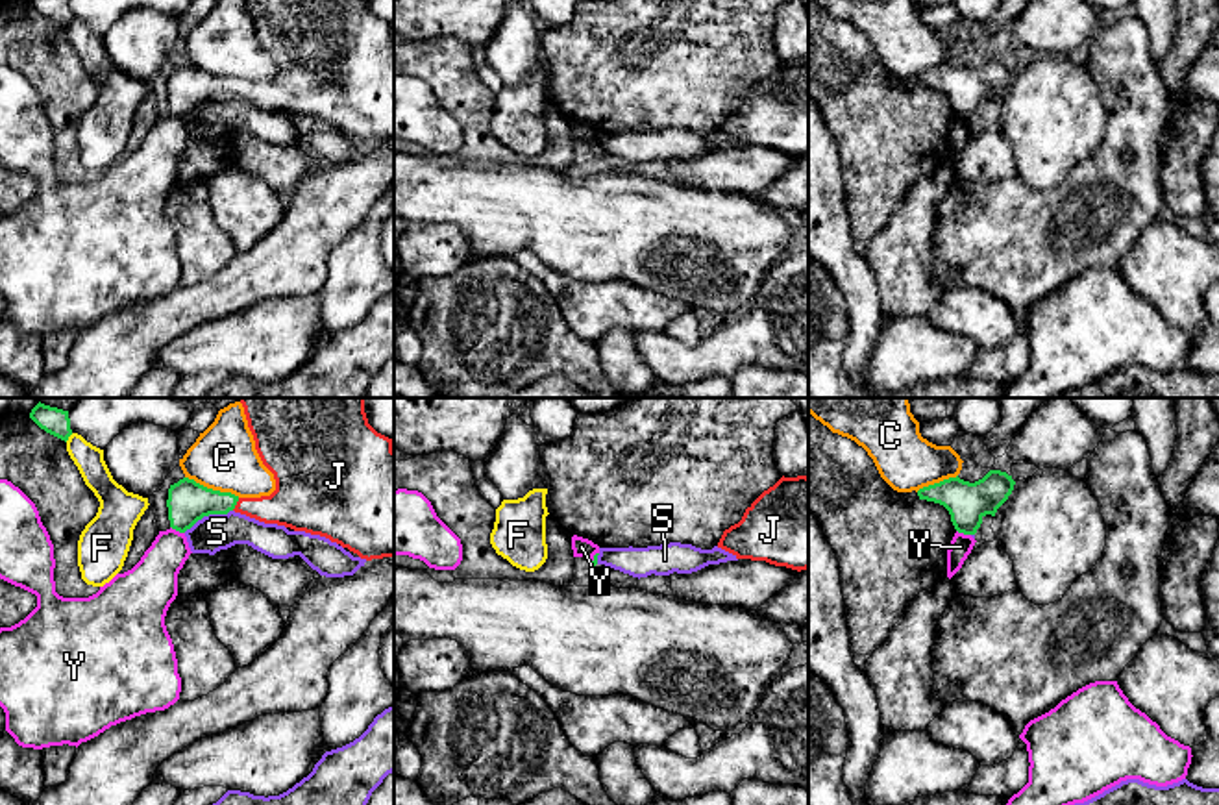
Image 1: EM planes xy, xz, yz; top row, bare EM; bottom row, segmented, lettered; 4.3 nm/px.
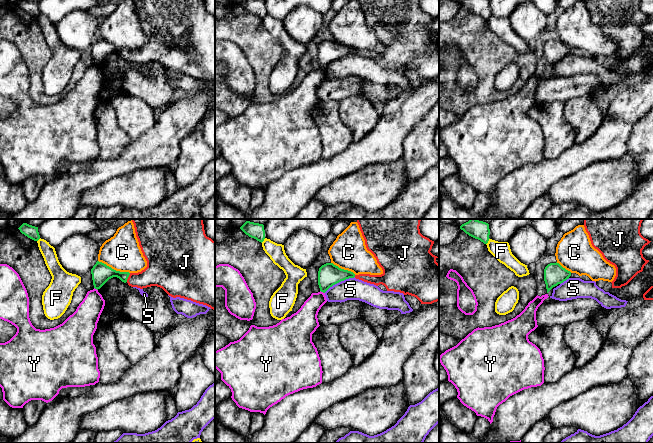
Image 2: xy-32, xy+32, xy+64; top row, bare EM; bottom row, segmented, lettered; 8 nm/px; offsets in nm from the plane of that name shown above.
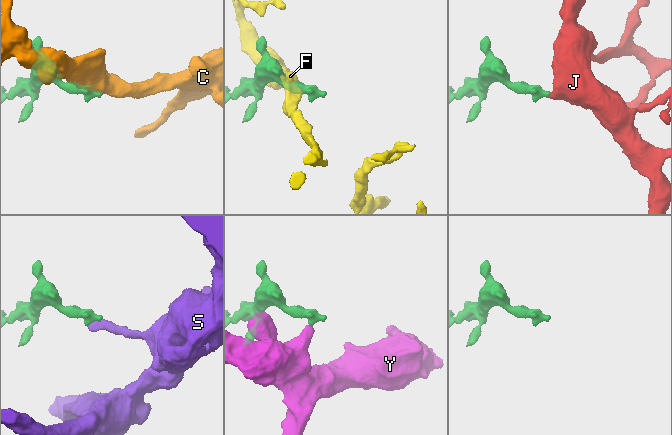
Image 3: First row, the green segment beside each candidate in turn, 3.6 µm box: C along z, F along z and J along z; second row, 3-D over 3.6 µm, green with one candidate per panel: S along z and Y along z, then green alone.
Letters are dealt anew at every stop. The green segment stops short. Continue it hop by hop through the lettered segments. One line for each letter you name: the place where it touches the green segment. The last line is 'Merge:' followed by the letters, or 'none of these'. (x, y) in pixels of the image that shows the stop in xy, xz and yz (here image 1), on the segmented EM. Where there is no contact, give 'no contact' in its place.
J: xy (235, 504)
Merge: J

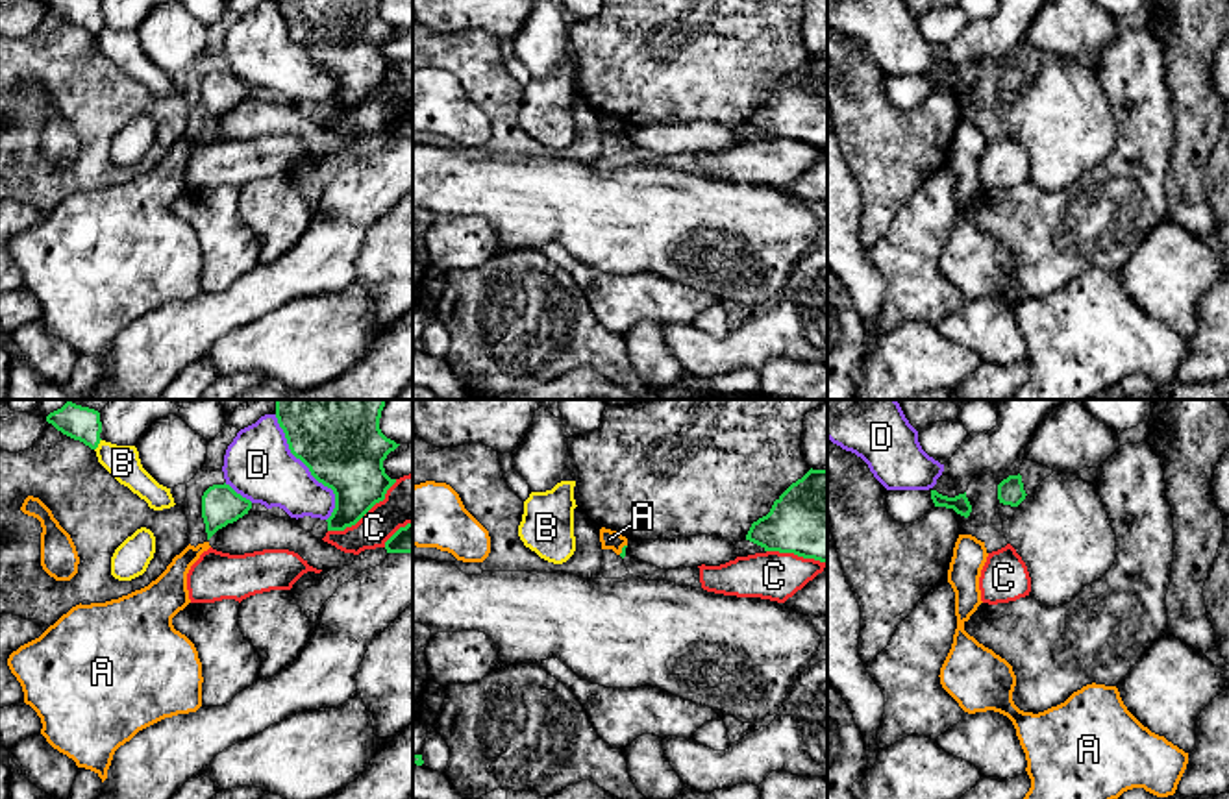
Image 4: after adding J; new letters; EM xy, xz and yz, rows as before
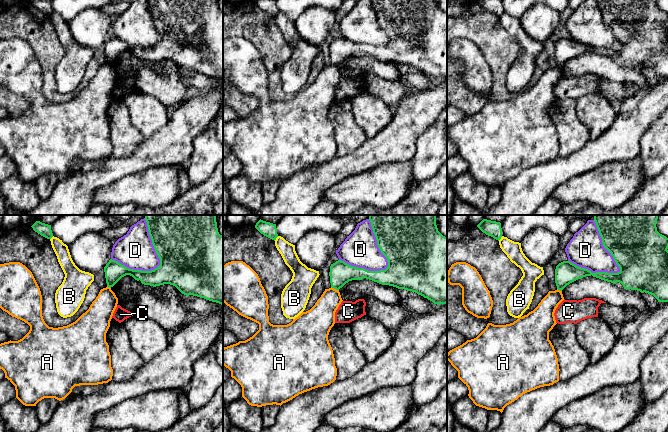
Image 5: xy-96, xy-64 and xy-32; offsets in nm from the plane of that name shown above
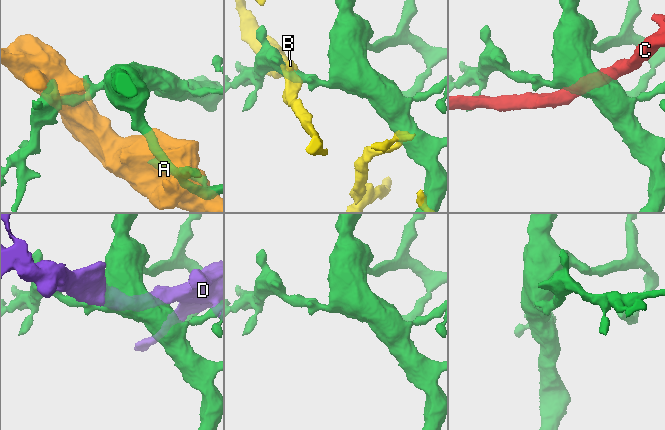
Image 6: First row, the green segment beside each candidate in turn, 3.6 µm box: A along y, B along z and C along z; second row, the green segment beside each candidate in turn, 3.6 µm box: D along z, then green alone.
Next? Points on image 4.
Merge: none of these

